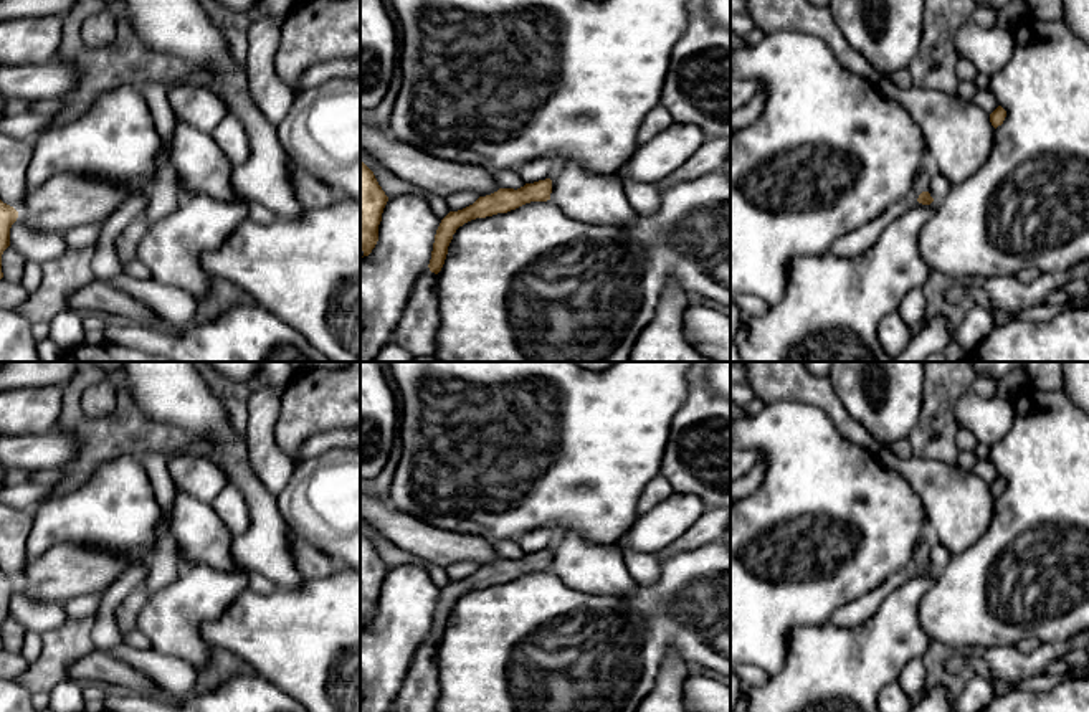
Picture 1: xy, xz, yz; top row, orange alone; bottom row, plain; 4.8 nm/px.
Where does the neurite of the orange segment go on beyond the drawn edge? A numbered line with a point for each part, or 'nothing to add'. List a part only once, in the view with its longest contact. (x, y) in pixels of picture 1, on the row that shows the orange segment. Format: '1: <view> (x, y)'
1: yz (924, 179)

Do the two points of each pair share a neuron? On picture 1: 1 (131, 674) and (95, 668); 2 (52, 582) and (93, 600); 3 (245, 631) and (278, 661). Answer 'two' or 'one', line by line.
1: one
2: two
3: one

